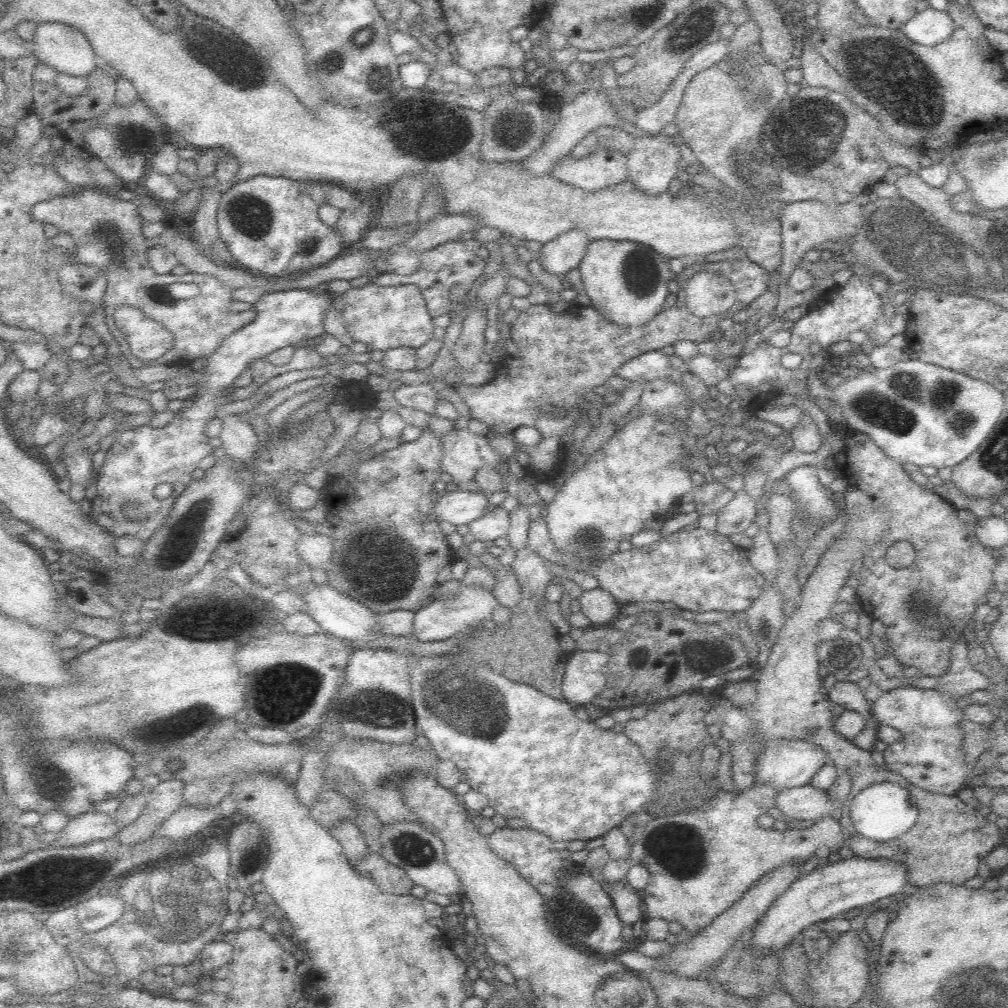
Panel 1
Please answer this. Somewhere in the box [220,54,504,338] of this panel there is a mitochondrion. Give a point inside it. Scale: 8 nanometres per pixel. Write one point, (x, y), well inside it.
(392, 120)

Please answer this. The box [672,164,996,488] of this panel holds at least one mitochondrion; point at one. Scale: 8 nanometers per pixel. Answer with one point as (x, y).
(890, 409)

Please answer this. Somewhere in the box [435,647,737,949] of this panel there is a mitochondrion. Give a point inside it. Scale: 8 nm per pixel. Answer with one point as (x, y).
(683, 857)

